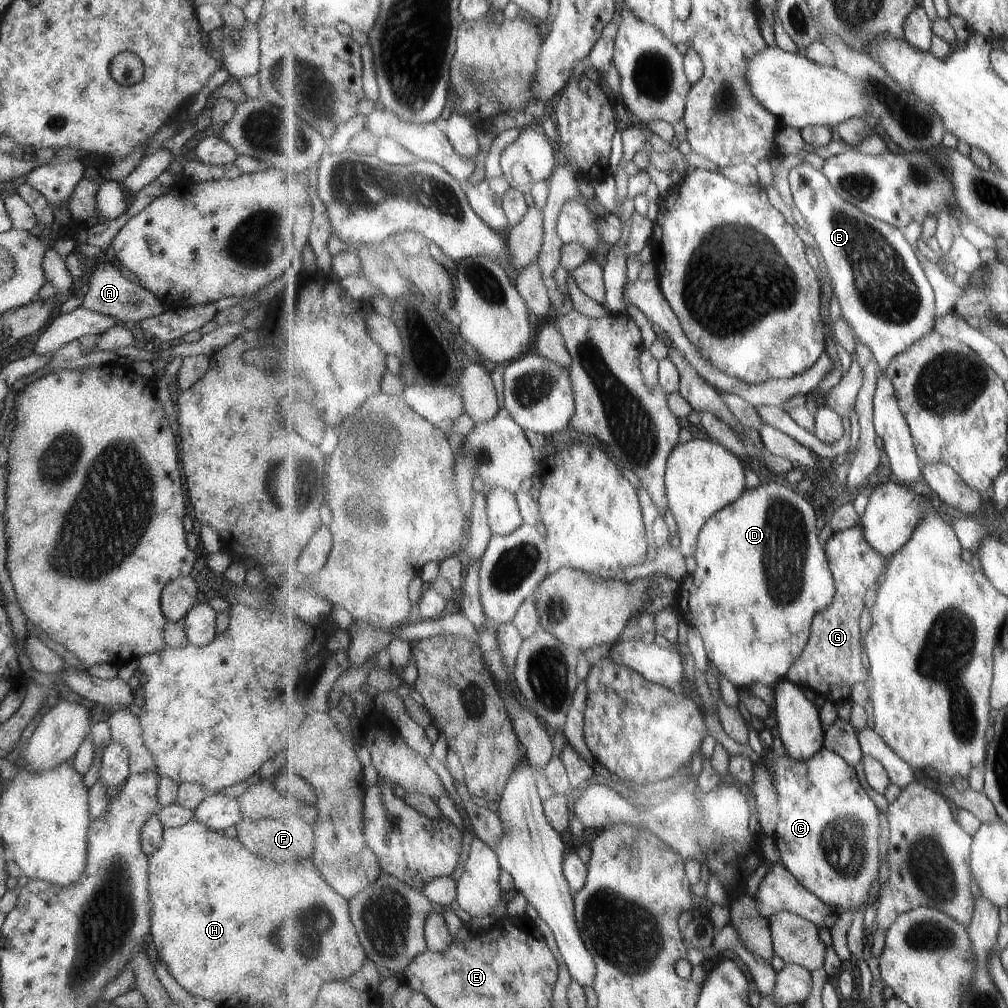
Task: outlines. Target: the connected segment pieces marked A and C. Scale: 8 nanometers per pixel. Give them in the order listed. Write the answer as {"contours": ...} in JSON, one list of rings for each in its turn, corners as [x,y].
{"contours":[[[[106,260],[98,262],[95,270],[88,278],[88,290],[82,297],[81,306],[90,311],[116,318],[119,323],[138,322],[141,319],[160,315],[165,306],[152,292],[143,288],[139,283],[133,283],[123,277],[111,263]]],[[[823,747],[813,758],[809,760],[798,761],[792,759],[785,754],[784,758],[777,760],[773,752],[765,752],[767,754],[768,765],[772,768],[774,775],[778,778],[777,786],[780,794],[780,817],[778,820],[778,827],[773,837],[774,842],[780,853],[782,864],[785,865],[798,879],[805,888],[808,888],[815,896],[818,896],[821,900],[824,900],[831,907],[836,907],[837,910],[848,911],[859,908],[861,904],[867,902],[869,898],[869,890],[871,890],[871,884],[875,882],[877,874],[879,874],[879,838],[881,838],[881,810],[877,808],[877,804],[873,802],[873,798],[869,796],[867,788],[861,784],[859,776],[857,776],[857,770],[852,764],[847,762],[846,758],[843,758],[839,753],[827,750]]]]}

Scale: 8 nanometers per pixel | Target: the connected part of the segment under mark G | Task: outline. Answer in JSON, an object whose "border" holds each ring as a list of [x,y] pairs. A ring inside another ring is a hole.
{"border":[[[861,524],[833,532],[824,548],[832,575],[835,576],[836,595],[833,604],[815,616],[810,642],[786,678],[820,702],[832,700],[838,705],[851,698],[856,684],[871,680],[868,664],[863,660],[859,620],[865,610],[865,594],[877,584],[881,574],[886,574],[889,558],[870,545]]]}

